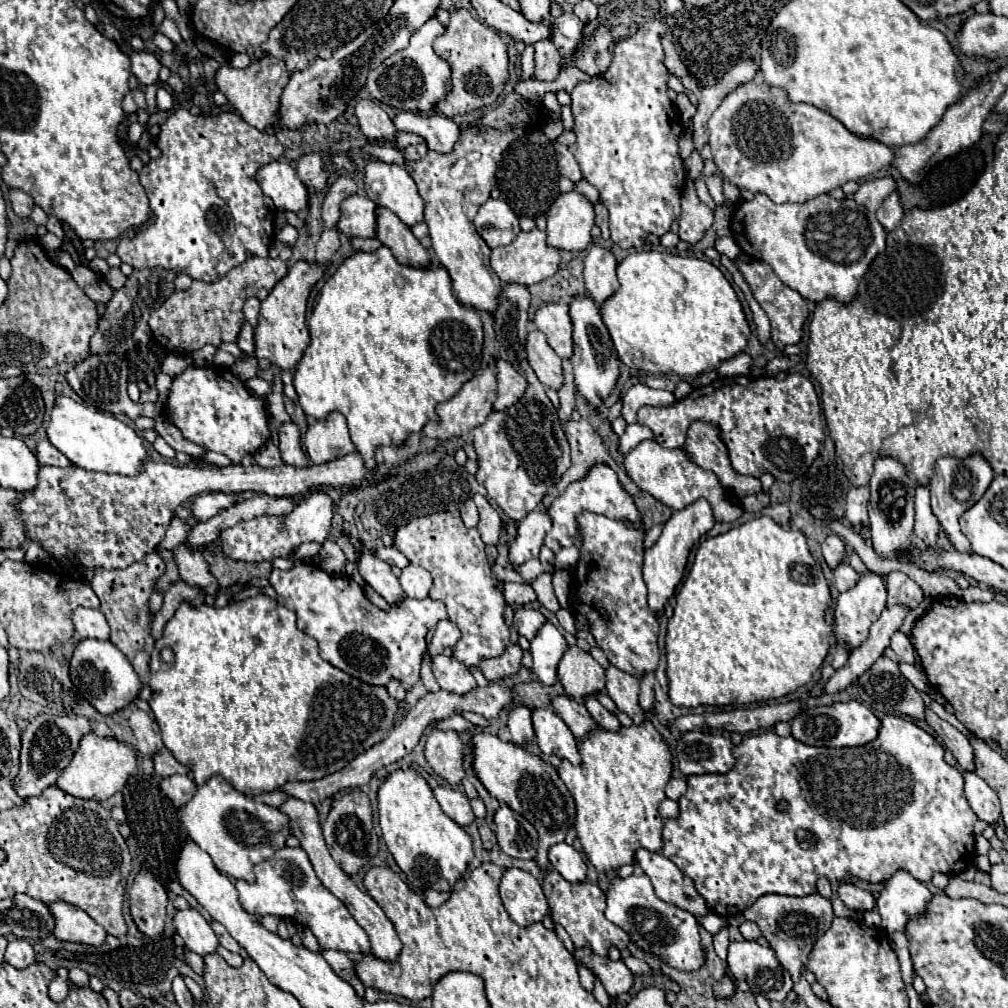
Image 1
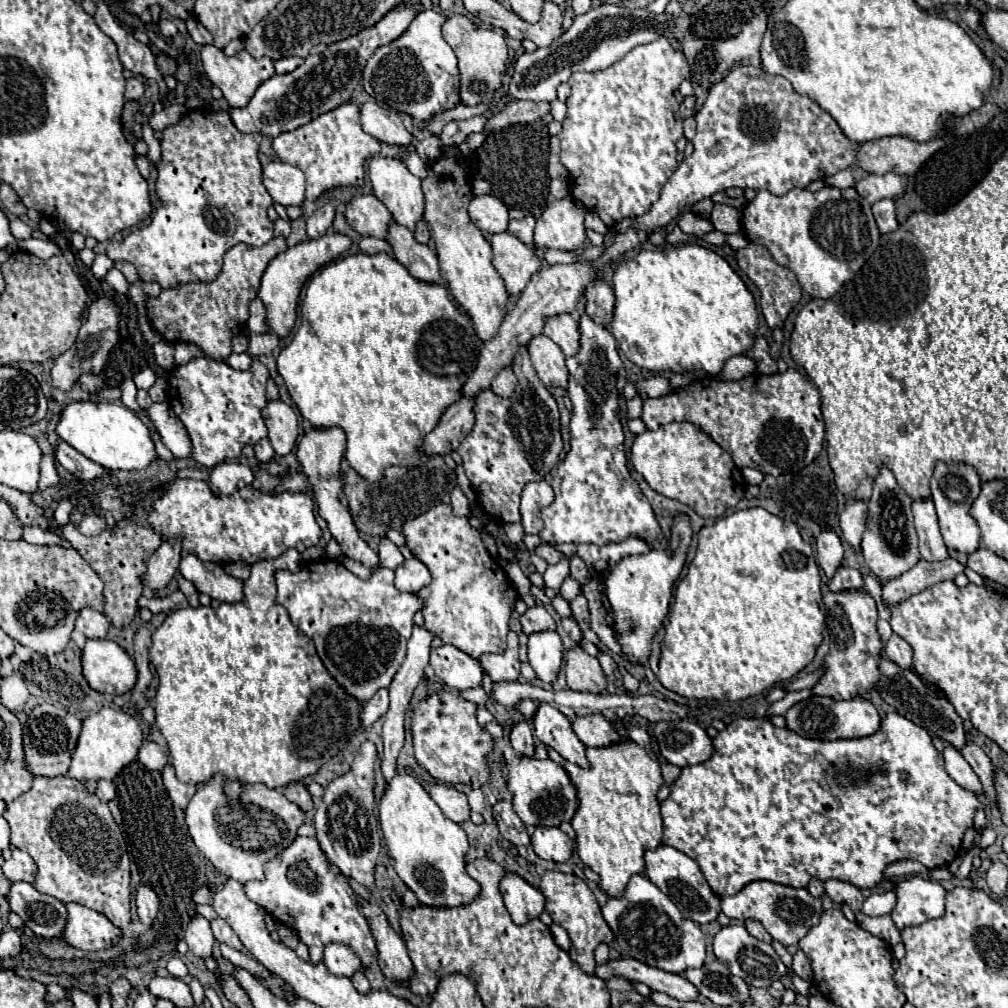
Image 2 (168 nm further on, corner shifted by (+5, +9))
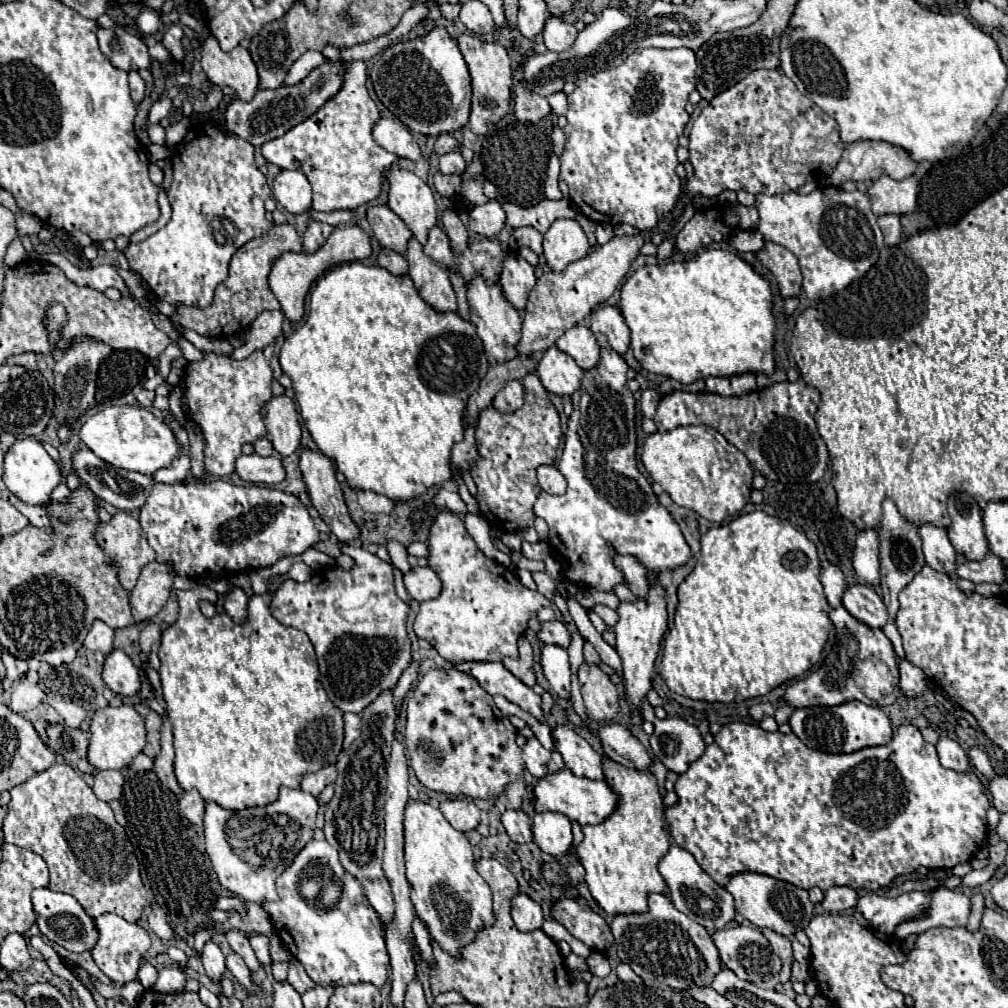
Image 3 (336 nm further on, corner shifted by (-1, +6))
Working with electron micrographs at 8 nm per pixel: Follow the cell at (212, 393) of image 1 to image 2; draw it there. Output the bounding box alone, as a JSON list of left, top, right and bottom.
[169,357,269,469]

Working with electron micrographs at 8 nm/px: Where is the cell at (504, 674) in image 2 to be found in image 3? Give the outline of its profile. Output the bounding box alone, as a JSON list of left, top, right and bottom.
[503,636,535,686]

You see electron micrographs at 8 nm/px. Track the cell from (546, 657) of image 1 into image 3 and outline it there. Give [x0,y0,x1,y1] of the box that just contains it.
[541,644,571,698]

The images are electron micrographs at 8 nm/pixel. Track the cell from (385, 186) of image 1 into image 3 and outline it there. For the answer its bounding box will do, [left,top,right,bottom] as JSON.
[387,166,437,244]

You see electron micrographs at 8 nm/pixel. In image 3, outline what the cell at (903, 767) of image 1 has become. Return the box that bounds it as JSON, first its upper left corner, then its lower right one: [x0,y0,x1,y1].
[665,722,991,892]

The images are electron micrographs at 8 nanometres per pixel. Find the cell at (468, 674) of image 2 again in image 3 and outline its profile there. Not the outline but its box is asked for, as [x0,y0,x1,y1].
[453,662,549,724]

